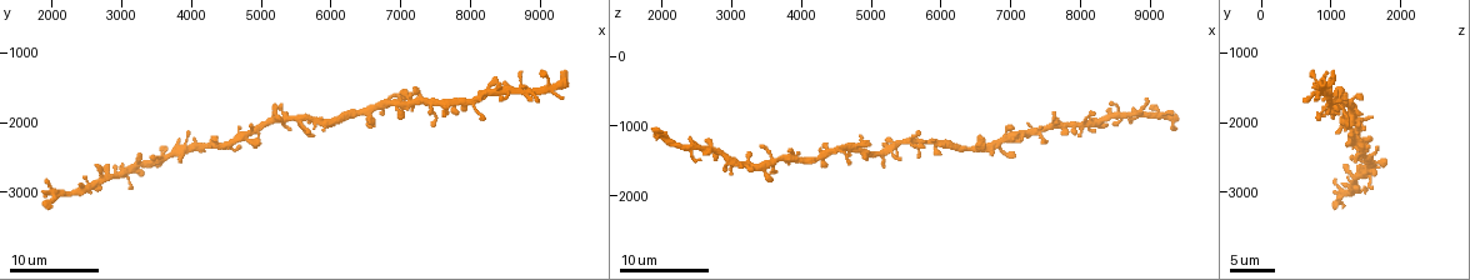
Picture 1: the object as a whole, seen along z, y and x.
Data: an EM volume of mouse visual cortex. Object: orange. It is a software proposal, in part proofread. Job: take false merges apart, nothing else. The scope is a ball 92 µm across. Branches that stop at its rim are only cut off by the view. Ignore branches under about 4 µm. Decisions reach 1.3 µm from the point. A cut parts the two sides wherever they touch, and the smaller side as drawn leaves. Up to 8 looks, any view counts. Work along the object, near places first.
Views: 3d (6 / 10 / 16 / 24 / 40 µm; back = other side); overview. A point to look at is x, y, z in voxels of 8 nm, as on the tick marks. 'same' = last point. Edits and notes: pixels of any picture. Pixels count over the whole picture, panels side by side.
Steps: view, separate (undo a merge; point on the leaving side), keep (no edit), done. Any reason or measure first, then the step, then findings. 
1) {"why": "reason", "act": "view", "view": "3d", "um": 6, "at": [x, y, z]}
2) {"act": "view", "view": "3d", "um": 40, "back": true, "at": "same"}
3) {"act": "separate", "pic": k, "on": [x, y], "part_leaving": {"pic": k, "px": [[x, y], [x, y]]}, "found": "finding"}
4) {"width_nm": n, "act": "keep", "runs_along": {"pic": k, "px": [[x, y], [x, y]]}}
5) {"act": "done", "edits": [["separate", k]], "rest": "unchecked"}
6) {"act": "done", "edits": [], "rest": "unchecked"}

{"why": "four-way junction", "act": "view", "view": "3d", "um": 10, "at": [3650, 2450, 1500]}

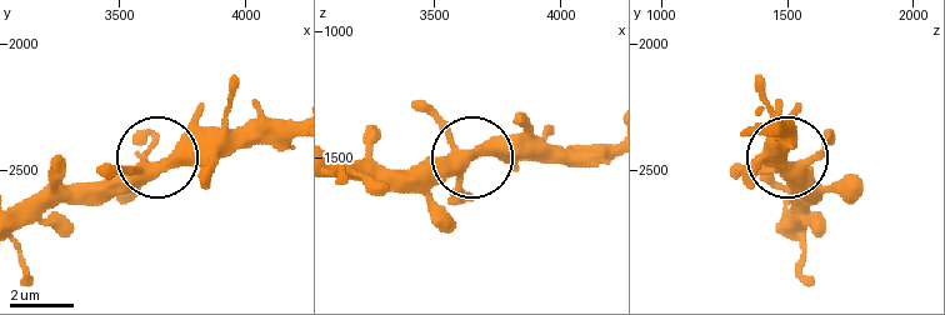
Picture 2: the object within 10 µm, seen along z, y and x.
{"arms": 4, "act": "keep", "runs_along": {"pic": 2, "px": [[288, 133], [199, 133], [159, 160], [65, 186]]}, "found": "one neuron here"}

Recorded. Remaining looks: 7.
{"why": "looks like a crossing", "act": "view", "view": "3d", "um": 6, "at": [5500, 1950, 1200]}

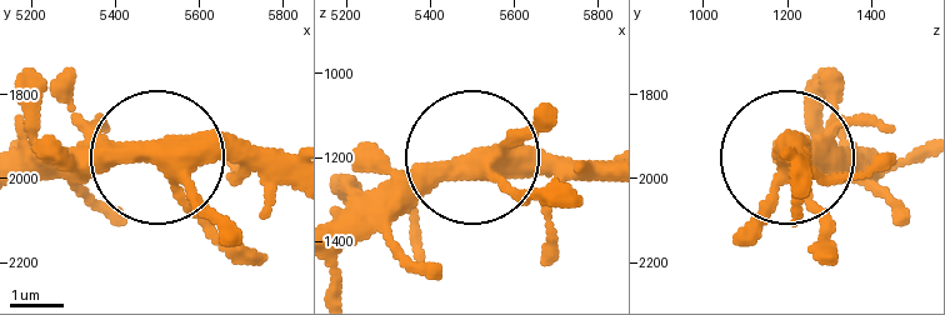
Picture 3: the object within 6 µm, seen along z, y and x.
{"width_nm": 380, "act": "keep", "runs_along": {"pic": 3, "px": [[171, 151], [293, 151]]}, "found": "continuous, no second neuron"}

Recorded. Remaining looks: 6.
{"why": "looks like a crossing", "act": "view", "view": "3d", "um": 16, "at": [8000, 1750, 950]}

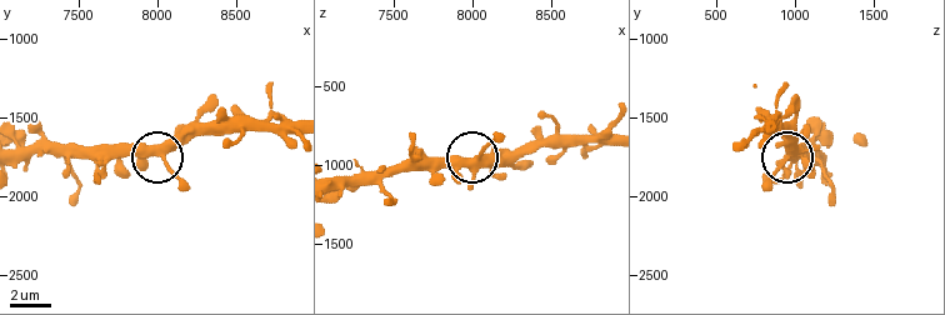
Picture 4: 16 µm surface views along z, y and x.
{"arms": 4, "act": "keep", "found": "all the same neuron"}

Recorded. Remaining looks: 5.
{"why": "small branch off a trunk", "act": "view", "view": "3d", "um": 6, "at": [7450, 1700, 1050]}

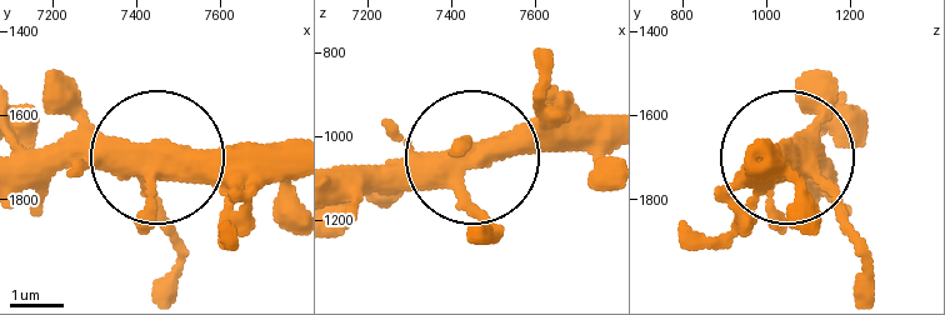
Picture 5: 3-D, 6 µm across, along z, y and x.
{"act": "view", "view": "3d", "um": 6, "back": true, "at": [7420, 1735, 1095]}

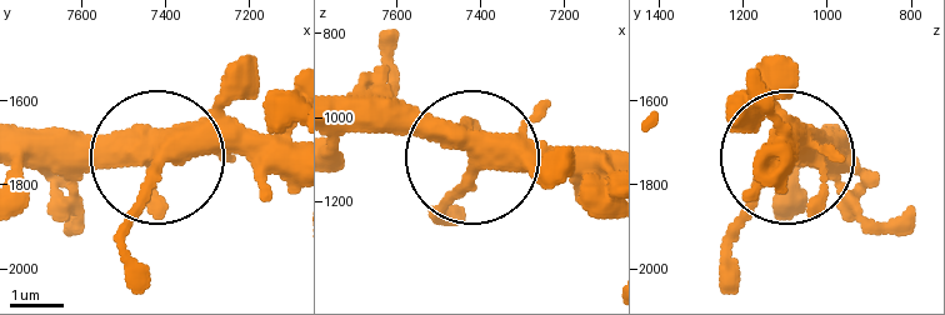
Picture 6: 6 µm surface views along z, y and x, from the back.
{"width_nm": 390, "act": "keep", "runs_along": {"pic": 6, "px": [[285, 153], [155, 158], [124, 251]]}, "found": "all the same neuron"}

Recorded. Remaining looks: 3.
{"act": "done", "edits": [], "rest": "unchecked"}

